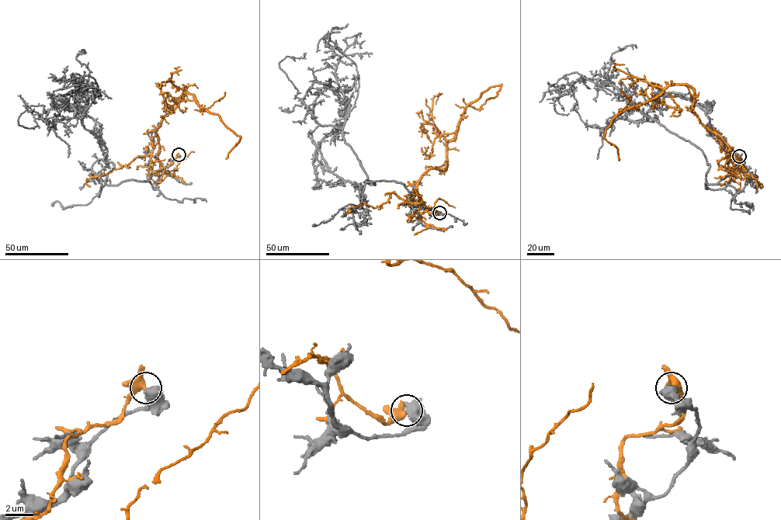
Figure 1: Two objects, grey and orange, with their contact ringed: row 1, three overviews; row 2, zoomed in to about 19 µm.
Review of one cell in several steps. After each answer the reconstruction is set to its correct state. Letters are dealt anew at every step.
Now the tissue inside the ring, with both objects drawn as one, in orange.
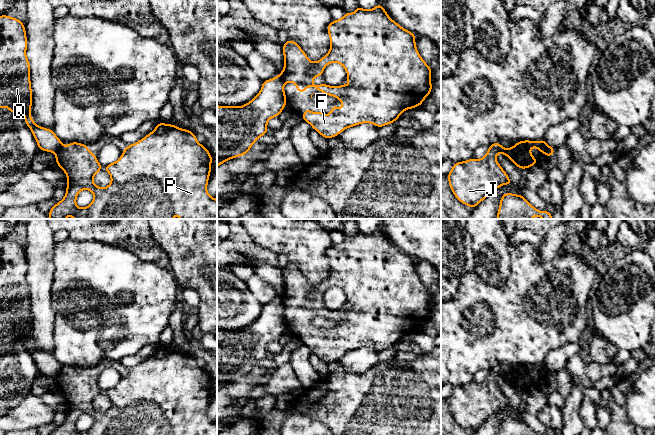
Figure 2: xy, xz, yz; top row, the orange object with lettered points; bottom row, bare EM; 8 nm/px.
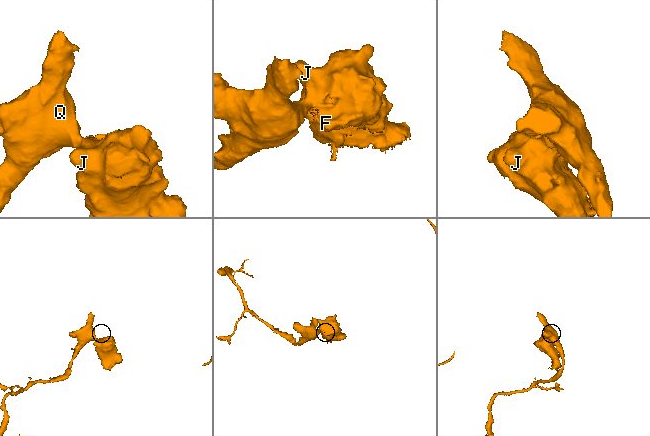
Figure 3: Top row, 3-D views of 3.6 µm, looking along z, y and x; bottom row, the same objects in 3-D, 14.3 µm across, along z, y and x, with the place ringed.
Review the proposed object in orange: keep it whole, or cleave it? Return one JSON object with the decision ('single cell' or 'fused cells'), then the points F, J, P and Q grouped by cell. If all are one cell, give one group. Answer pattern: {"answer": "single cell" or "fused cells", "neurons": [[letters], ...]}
{"answer": "fused cells", "neurons": [["F", "J", "P"], ["Q"]]}

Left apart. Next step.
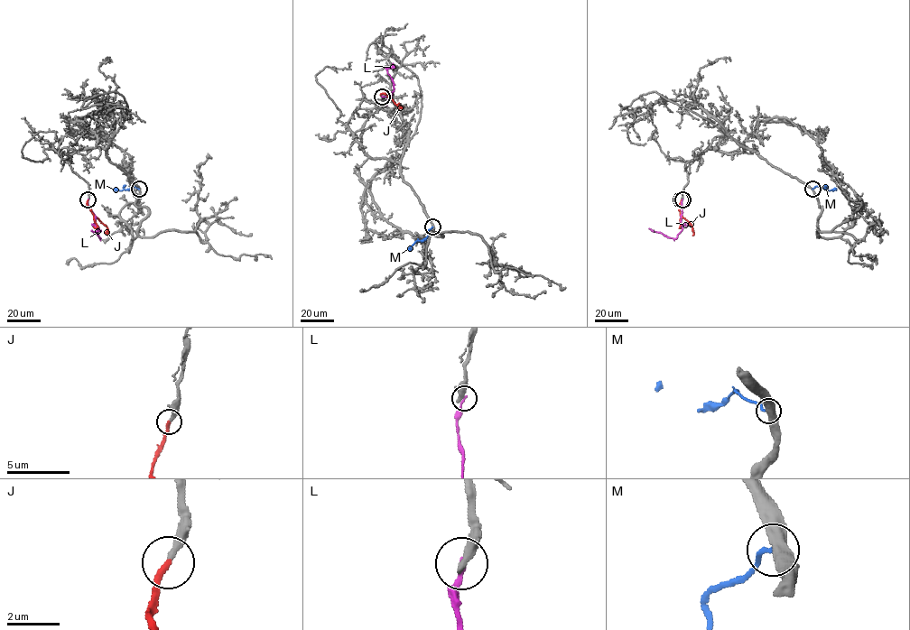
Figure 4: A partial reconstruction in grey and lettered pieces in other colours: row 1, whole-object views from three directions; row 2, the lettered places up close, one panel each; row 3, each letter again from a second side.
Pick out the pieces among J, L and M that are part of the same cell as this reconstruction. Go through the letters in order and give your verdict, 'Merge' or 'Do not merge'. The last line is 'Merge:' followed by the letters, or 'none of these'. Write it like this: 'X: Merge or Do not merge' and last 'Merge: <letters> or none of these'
J: Merge
L: Do not merge
M: Do not merge
Merge: J

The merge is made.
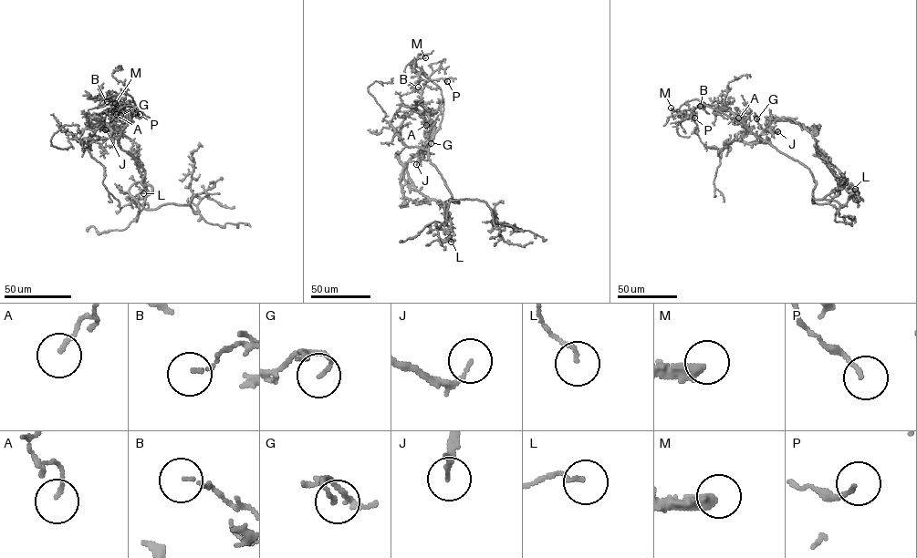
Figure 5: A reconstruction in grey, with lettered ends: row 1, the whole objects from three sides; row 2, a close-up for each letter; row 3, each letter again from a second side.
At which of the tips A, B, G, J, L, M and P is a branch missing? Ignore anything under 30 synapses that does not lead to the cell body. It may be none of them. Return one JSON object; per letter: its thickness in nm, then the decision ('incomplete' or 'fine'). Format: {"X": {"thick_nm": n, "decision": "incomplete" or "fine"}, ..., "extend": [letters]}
{"A": {"thick_nm": 110, "decision": "fine"}, "B": {"thick_nm": 110, "decision": "fine"}, "G": {"thick_nm": 130, "decision": "fine"}, "J": {"thick_nm": 130, "decision": "incomplete"}, "L": {"thick_nm": 110, "decision": "fine"}, "M": {"thick_nm": 440, "decision": "incomplete"}, "P": {"thick_nm": 120, "decision": "fine"}, "extend": ["J", "M"]}

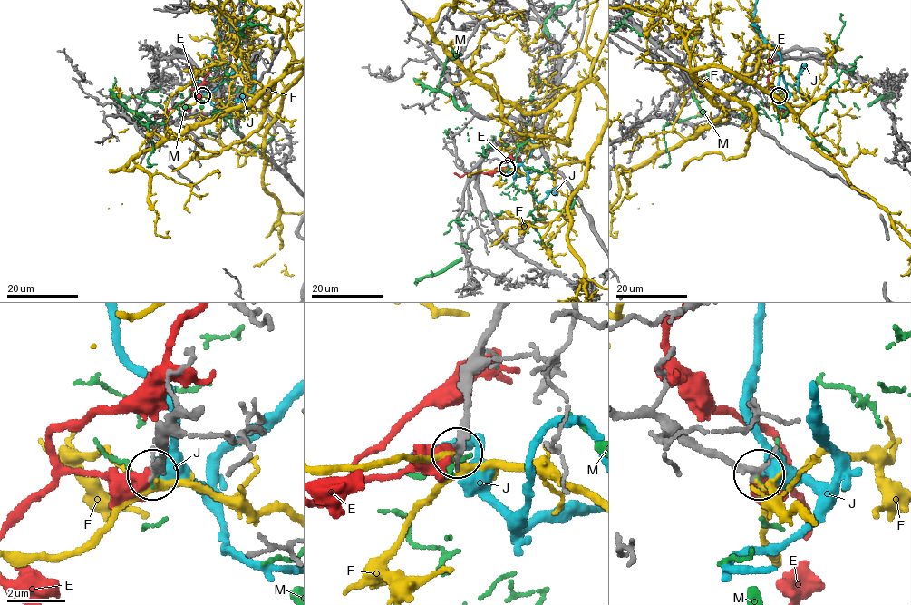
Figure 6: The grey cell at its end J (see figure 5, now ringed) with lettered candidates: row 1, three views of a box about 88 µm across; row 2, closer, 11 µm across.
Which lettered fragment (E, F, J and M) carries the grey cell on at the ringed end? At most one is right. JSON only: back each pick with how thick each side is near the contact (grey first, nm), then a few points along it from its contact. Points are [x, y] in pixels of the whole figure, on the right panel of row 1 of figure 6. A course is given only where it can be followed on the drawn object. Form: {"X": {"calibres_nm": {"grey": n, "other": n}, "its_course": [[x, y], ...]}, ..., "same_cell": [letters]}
{"same_cell": []}

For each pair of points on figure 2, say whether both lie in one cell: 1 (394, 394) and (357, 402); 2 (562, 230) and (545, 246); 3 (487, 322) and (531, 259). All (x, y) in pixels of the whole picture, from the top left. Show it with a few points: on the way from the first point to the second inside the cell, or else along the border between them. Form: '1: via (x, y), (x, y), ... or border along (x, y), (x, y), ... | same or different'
1: via (385, 402), (366, 402) | same
2: via (558, 234), (549, 243) | same
3: via (503, 306), (517, 292), (520, 283), (526, 275) | same

